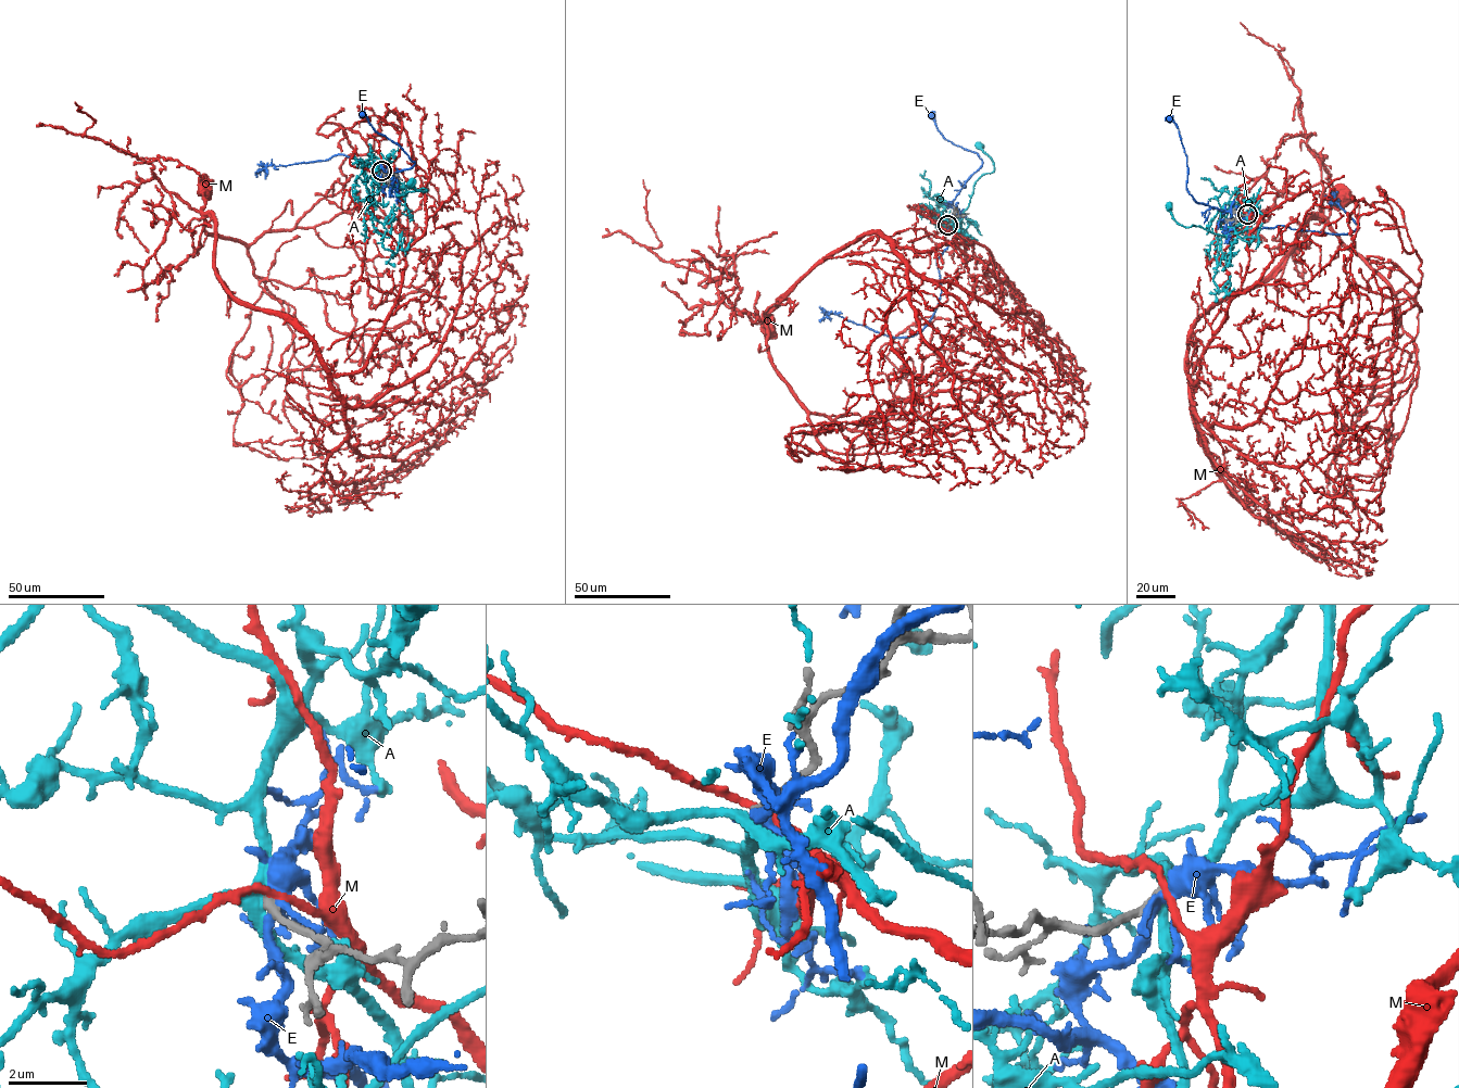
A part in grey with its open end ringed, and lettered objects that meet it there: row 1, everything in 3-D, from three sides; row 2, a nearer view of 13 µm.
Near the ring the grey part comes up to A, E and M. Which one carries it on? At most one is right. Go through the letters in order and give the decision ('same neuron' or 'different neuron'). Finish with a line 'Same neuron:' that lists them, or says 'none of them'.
A: same neuron
E: different neuron
M: different neuron
Same neuron: A

